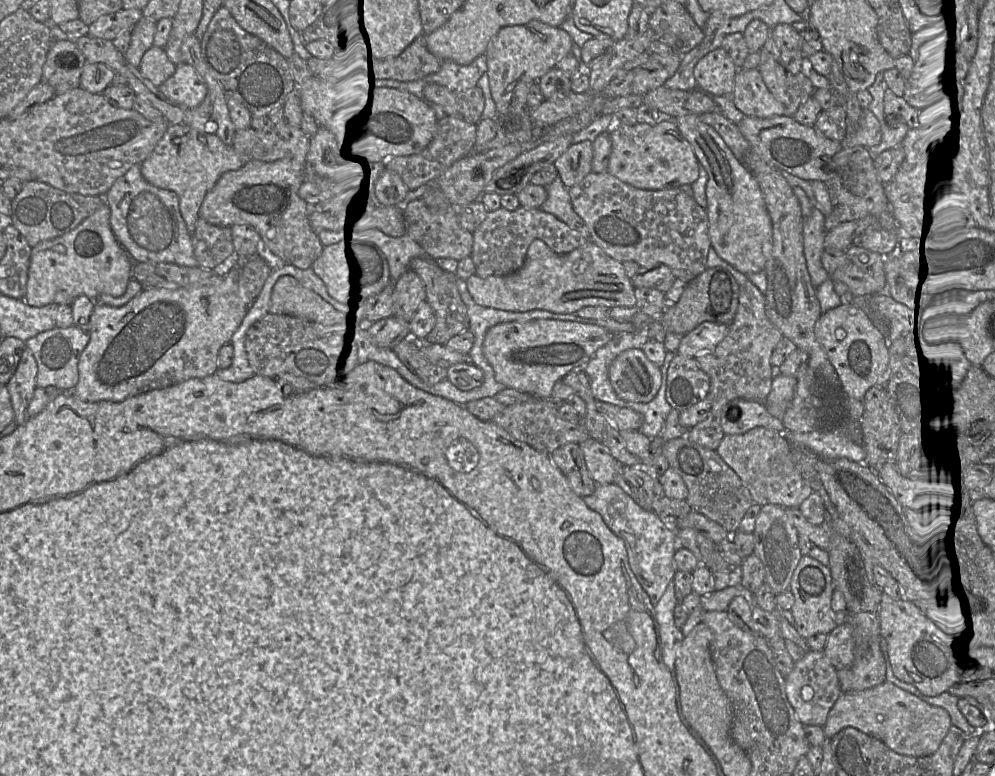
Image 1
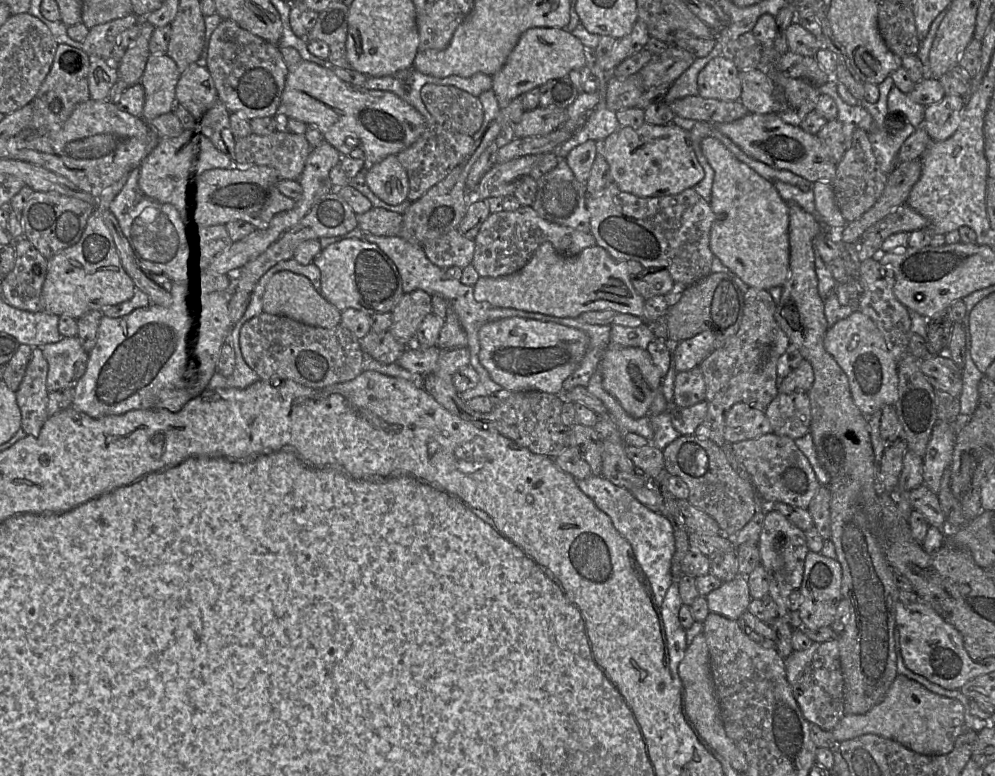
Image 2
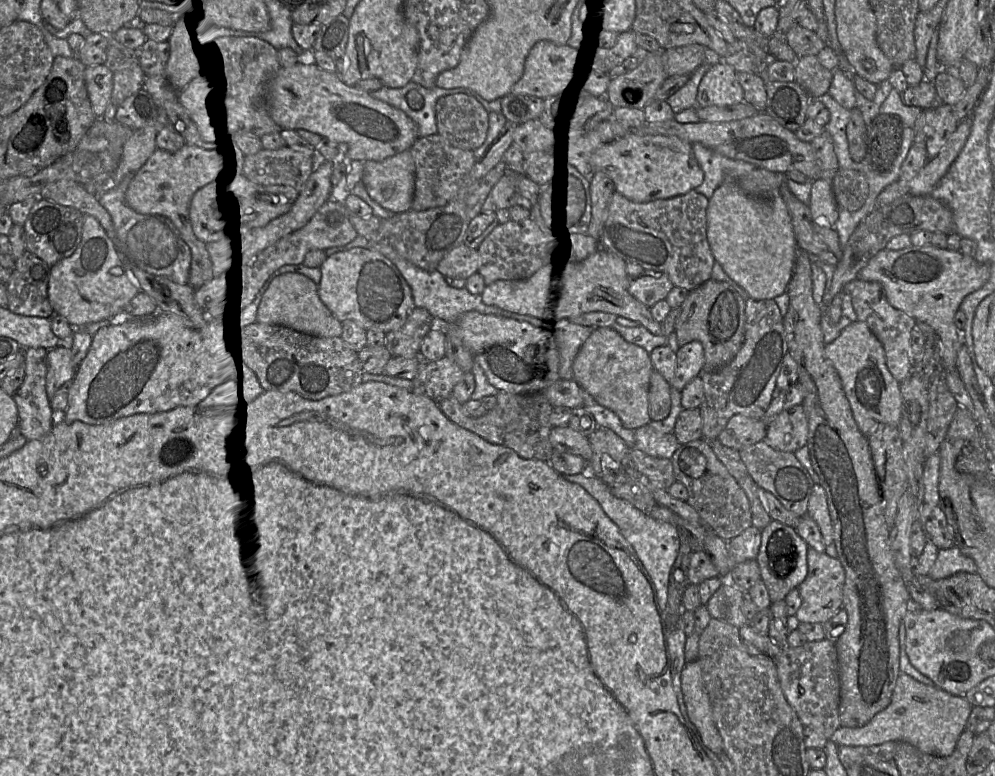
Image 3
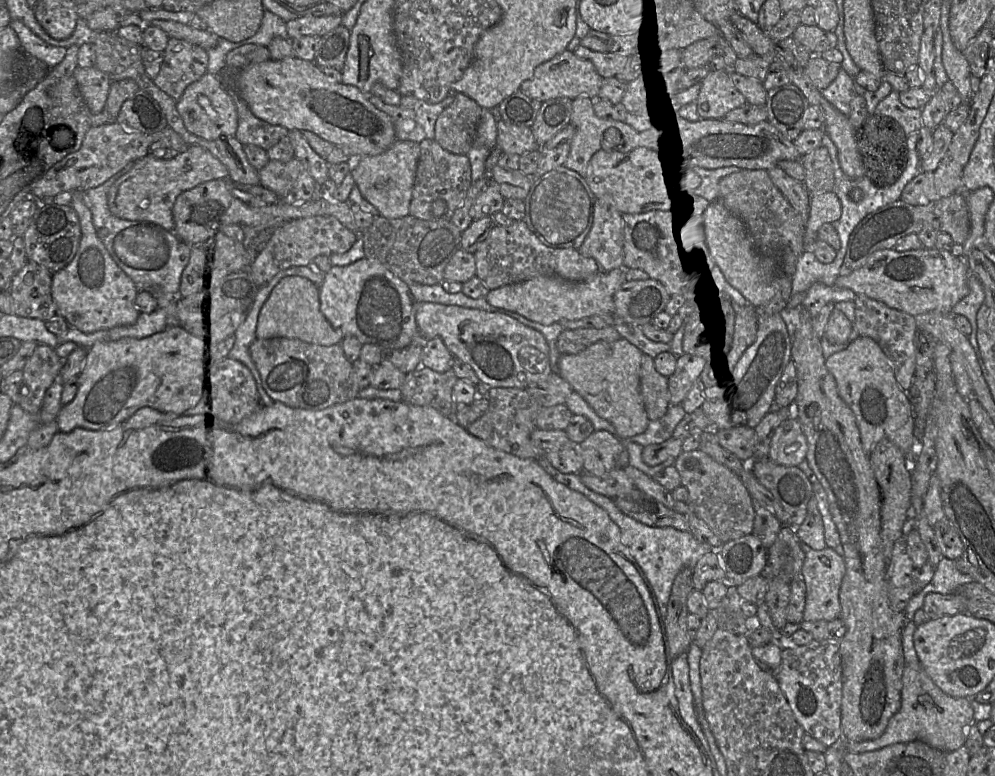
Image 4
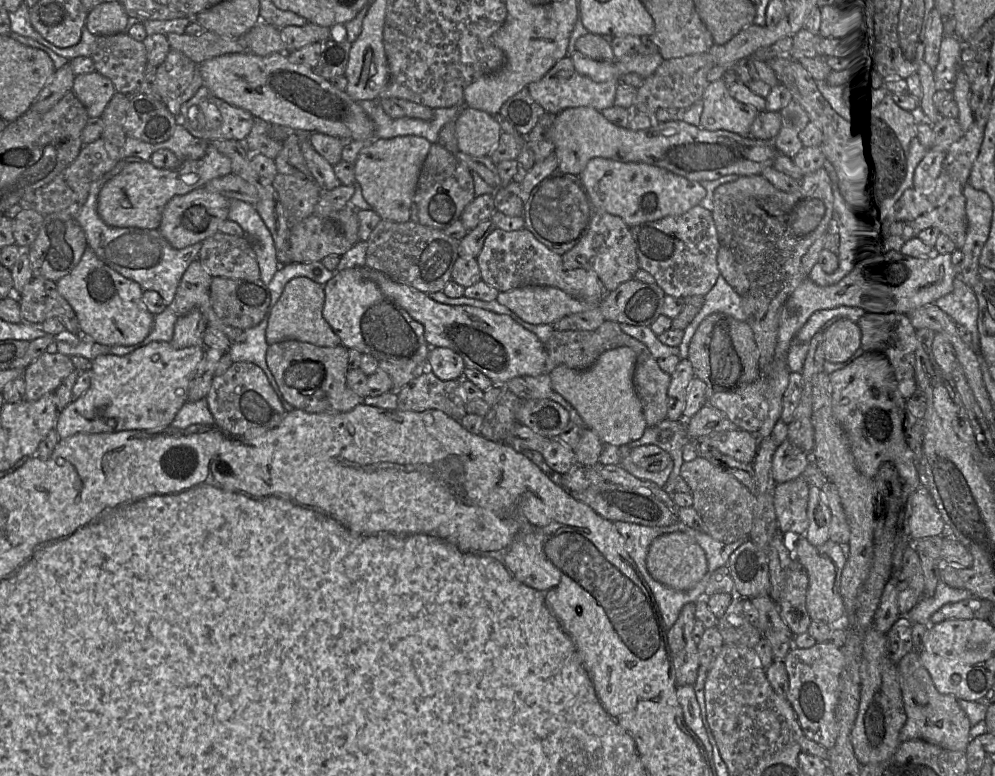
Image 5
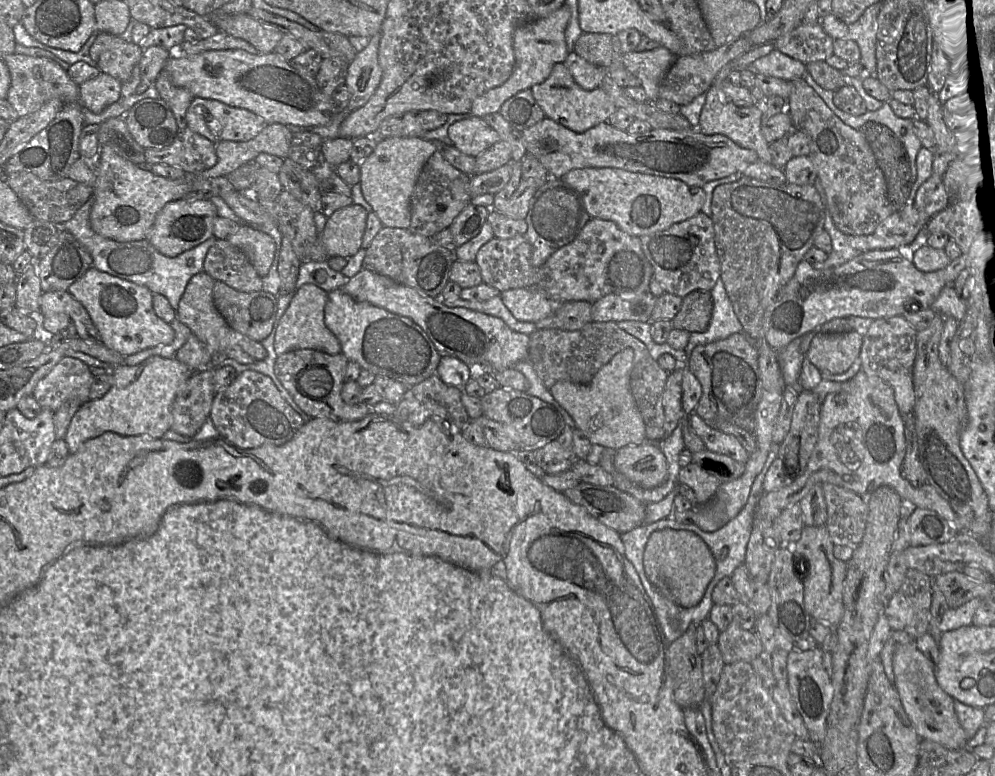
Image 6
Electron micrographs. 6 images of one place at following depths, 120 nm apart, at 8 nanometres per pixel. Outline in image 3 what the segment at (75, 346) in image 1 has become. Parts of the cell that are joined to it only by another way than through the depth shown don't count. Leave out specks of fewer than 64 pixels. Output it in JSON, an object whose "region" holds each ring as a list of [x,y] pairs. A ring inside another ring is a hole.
{"region":[[[63,344],[48,350],[48,371],[46,375],[46,392],[51,400],[64,385],[71,383],[77,367],[73,363],[69,344]]]}

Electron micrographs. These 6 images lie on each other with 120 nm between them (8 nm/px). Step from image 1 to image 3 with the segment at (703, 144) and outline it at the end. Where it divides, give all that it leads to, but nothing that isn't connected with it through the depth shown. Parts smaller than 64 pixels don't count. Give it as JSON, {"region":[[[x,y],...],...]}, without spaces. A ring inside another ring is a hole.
{"region":[[[725,180],[709,199],[707,208],[707,240],[712,255],[725,273],[754,300],[775,299],[786,292],[792,278],[797,243],[791,217],[782,196],[758,199],[746,195],[737,180]]]}

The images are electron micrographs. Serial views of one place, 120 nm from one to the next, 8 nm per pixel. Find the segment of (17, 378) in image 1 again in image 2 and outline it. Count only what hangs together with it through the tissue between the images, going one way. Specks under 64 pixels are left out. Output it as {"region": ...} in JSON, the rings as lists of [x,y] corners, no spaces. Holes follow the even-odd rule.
{"region":[[[33,348],[23,380],[15,392],[16,402],[21,412],[21,428],[27,435],[38,436],[49,417],[47,412],[49,393],[46,386],[47,373],[48,363],[41,348]]]}

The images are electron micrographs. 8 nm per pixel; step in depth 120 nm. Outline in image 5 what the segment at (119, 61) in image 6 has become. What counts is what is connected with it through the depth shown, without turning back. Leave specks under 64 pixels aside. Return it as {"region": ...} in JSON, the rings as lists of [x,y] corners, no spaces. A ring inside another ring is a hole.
{"region":[[[126,32],[98,35],[91,46],[91,58],[96,71],[112,81],[116,92],[125,95],[143,93],[160,100],[160,96],[154,90],[153,84],[145,79],[147,59],[143,42],[133,39]]]}

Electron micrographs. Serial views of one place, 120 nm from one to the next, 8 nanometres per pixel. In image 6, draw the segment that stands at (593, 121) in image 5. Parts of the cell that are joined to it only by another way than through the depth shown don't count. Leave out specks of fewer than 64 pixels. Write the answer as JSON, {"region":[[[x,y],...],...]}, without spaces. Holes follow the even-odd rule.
{"region":[[[543,120],[522,131],[526,151],[534,155],[546,168],[550,177],[562,178],[569,171],[582,168],[619,168],[680,180],[690,187],[702,188],[706,183],[733,174],[741,174],[750,164],[759,160],[754,150],[743,148],[722,134],[705,135],[697,128],[687,130],[651,129],[645,133],[629,134],[602,122],[582,133],[574,132],[554,120]]]}

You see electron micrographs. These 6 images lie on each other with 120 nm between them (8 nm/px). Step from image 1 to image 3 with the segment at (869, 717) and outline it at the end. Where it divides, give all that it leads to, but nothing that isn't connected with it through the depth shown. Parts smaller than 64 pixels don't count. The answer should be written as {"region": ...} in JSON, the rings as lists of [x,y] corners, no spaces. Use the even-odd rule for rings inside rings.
{"region":[[[900,673],[890,704],[866,725],[858,728],[840,726],[830,740],[838,746],[875,746],[890,741],[911,744],[925,754],[950,756],[966,728],[972,705],[964,696],[952,695],[936,685],[923,684]]]}

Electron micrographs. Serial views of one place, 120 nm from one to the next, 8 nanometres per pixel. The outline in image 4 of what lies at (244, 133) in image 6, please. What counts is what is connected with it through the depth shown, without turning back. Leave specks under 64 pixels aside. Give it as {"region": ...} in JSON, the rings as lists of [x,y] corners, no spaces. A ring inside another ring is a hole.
{"region":[[[205,73],[191,83],[177,102],[177,110],[186,129],[205,140],[215,140],[222,136],[235,136],[238,127],[238,114],[235,103],[224,88],[222,80],[215,74]]]}

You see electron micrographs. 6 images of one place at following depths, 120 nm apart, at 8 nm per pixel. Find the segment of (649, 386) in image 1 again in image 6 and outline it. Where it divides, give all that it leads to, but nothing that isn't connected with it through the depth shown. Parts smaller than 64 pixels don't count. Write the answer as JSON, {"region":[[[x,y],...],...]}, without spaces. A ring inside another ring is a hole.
{"region":[[[626,348],[604,365],[588,384],[558,381],[549,390],[592,444],[620,449],[646,441],[645,424],[630,388],[634,351]]]}

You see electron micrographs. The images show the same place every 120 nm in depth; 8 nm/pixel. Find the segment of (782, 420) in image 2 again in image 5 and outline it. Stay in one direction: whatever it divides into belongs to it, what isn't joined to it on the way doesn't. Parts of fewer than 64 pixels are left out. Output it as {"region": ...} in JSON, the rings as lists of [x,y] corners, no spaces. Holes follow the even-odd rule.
{"region":[[[788,439],[779,444],[773,455],[772,474],[777,484],[800,477],[811,460],[806,453]]]}

